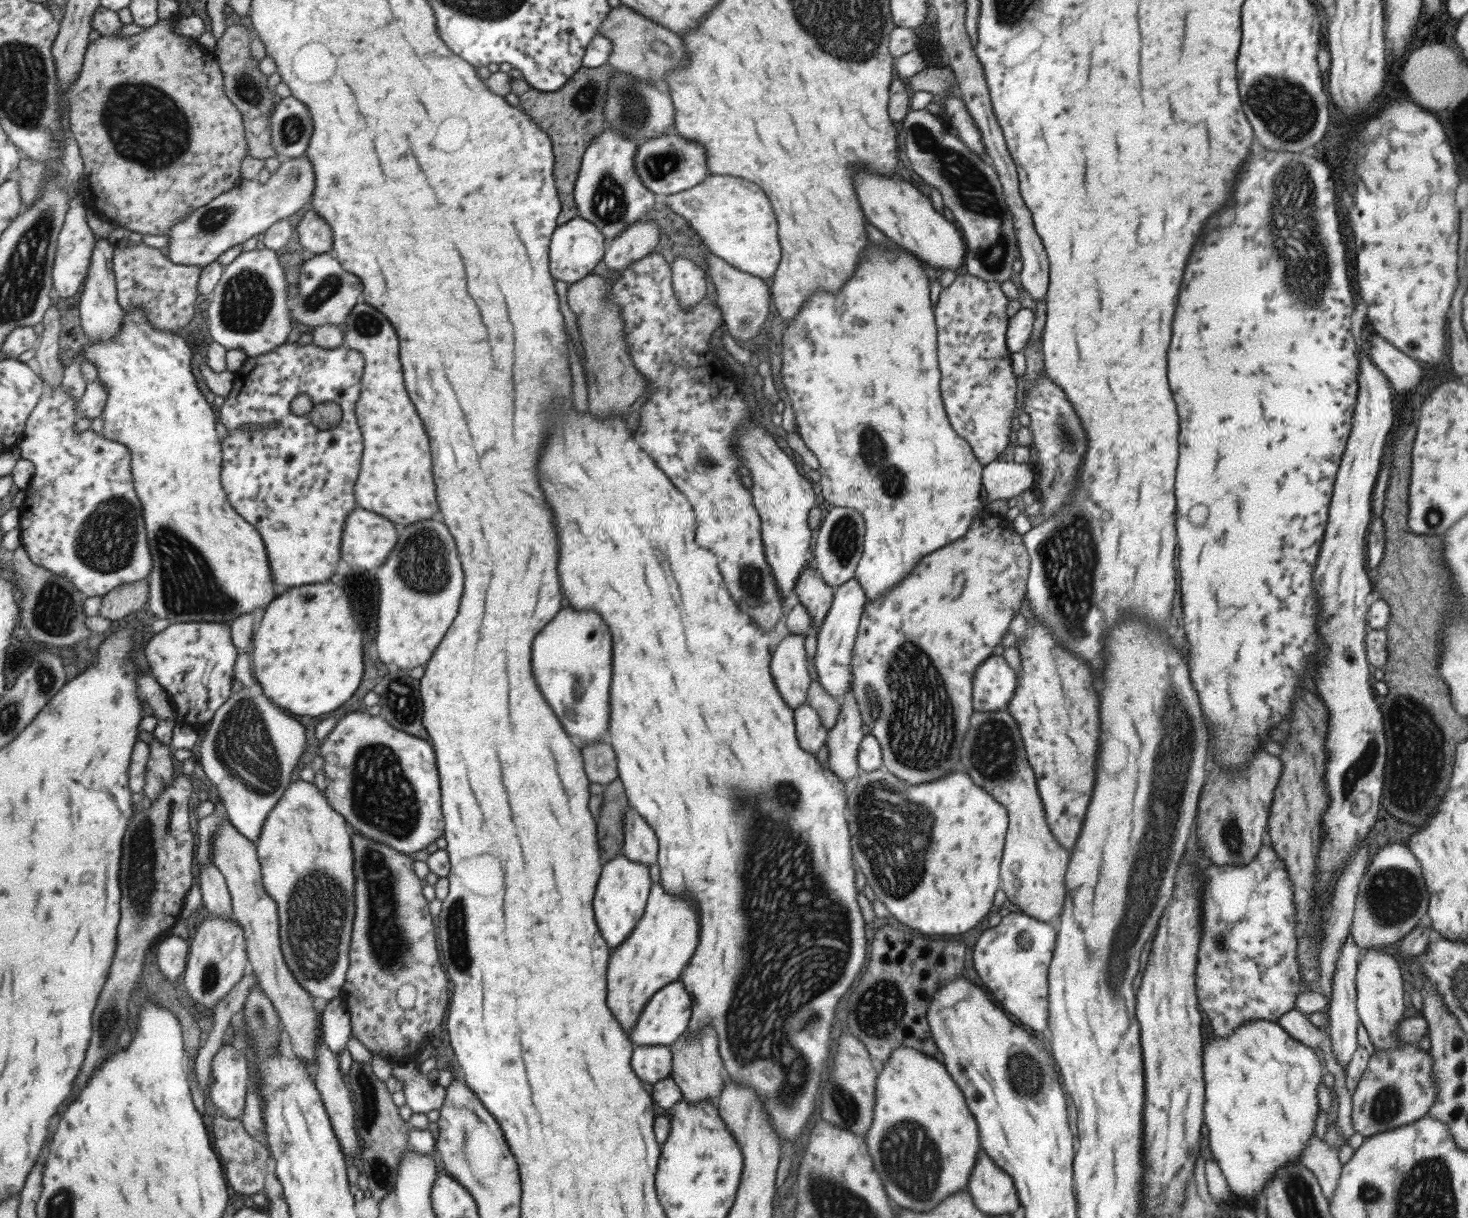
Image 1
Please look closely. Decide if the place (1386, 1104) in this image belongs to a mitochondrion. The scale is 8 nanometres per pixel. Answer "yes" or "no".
yes

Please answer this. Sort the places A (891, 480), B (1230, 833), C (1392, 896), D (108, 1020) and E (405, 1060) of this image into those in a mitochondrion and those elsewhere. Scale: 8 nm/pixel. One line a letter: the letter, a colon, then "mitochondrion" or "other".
A: mitochondrion
B: mitochondrion
C: mitochondrion
D: mitochondrion
E: other

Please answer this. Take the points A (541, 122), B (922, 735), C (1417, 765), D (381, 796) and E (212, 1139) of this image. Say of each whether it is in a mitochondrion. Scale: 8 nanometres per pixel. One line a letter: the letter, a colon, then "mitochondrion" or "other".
A: other
B: mitochondrion
C: mitochondrion
D: mitochondrion
E: other

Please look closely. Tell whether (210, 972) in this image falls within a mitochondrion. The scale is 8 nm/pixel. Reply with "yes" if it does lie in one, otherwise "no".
yes

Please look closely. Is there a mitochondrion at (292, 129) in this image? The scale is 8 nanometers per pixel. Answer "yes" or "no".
yes

